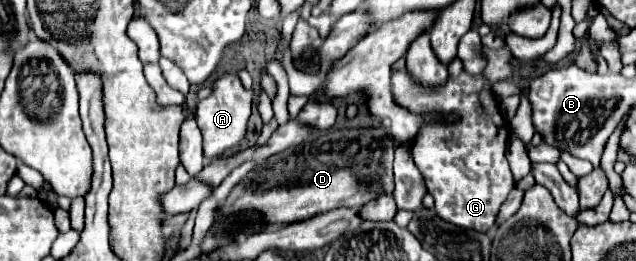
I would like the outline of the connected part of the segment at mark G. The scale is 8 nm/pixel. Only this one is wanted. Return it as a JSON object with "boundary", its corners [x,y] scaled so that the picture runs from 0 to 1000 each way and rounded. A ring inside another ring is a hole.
{"boundary":[[[799,180],[792,188],[761,188],[764,226],[767,226],[767,257],[758,287],[736,287],[733,272],[726,272],[720,295],[704,295],[701,326],[695,333],[657,333],[645,287],[635,287],[635,264],[616,287],[616,356],[623,395],[632,395],[632,410],[645,410],[645,425],[660,433],[660,425],[695,425],[695,433],[720,433],[726,456],[720,479],[695,479],[695,471],[679,471],[664,487],[664,517],[657,517],[657,533],[651,533],[648,548],[648,594],[654,617],[654,640],[664,655],[673,732],[682,755],[686,778],[686,816],[692,839],[726,870],[726,877],[745,877],[755,893],[767,893],[783,831],[786,785],[796,770],[799,739],[808,724],[808,678],[796,609],[796,563],[799,563],[799,525],[802,525],[802,494],[799,494],[799,464],[789,456],[789,433],[783,418],[783,379],[774,356],[774,326],[780,310],[799,310],[808,257],[802,249],[805,234],[805,203]]]}

